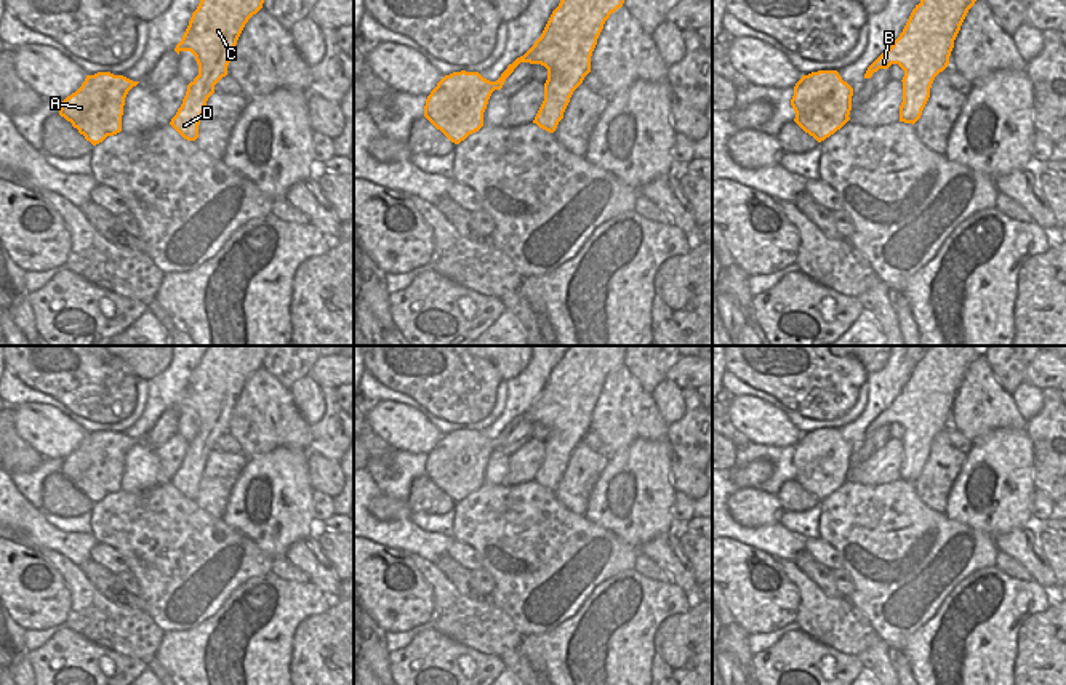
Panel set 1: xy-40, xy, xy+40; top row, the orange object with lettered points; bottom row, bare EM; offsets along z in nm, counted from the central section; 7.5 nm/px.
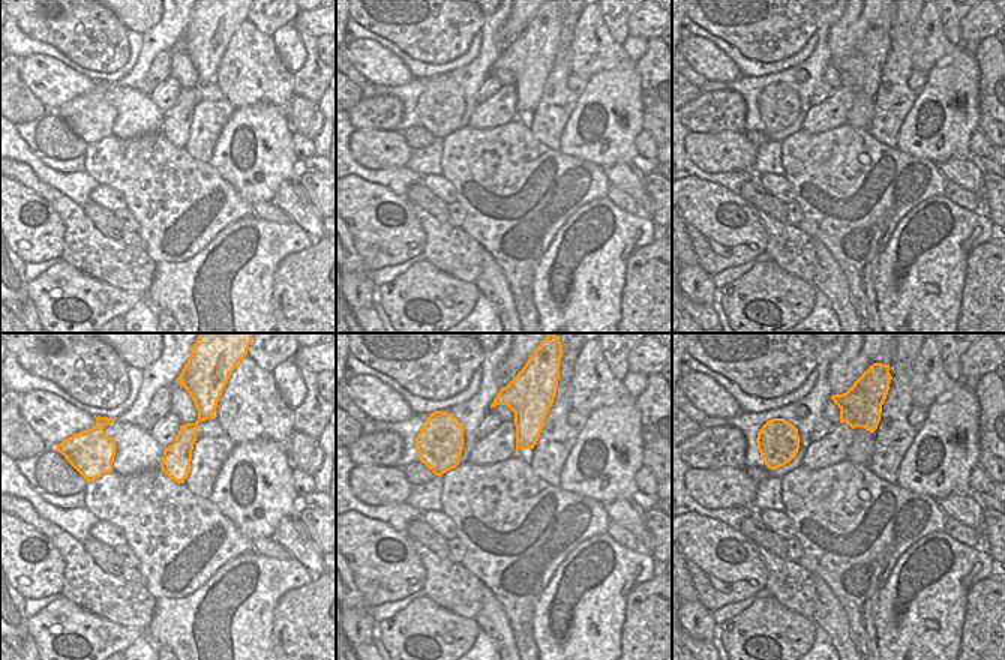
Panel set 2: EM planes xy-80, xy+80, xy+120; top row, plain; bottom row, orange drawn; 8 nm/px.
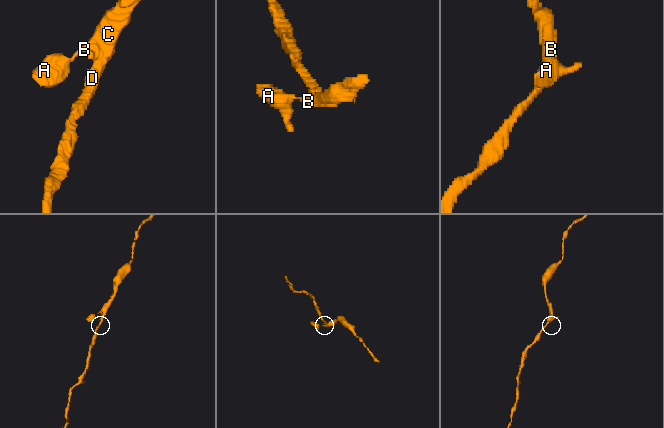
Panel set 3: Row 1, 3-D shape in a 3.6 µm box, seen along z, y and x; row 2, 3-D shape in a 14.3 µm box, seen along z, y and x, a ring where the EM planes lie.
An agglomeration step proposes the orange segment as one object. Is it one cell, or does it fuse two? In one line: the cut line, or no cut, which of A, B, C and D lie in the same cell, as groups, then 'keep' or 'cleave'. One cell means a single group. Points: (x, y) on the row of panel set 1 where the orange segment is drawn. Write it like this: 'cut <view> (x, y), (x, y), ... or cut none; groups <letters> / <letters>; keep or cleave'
cut none; groups A B C D; keep

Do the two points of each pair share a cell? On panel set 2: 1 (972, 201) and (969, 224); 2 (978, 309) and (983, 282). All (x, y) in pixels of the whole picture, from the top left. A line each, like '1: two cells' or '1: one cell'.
1: two cells
2: one cell

